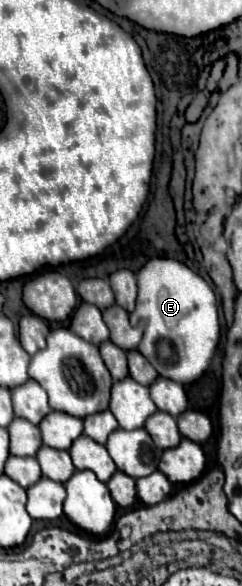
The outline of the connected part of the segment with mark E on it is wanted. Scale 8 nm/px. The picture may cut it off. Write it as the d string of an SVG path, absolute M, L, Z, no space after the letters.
M152 258L136 278L140 282L140 294L130 322L132 326L144 322L144 336L138 352L142 352L162 378L180 384L196 382L206 372L220 340L214 290L188 266L168 258Z

